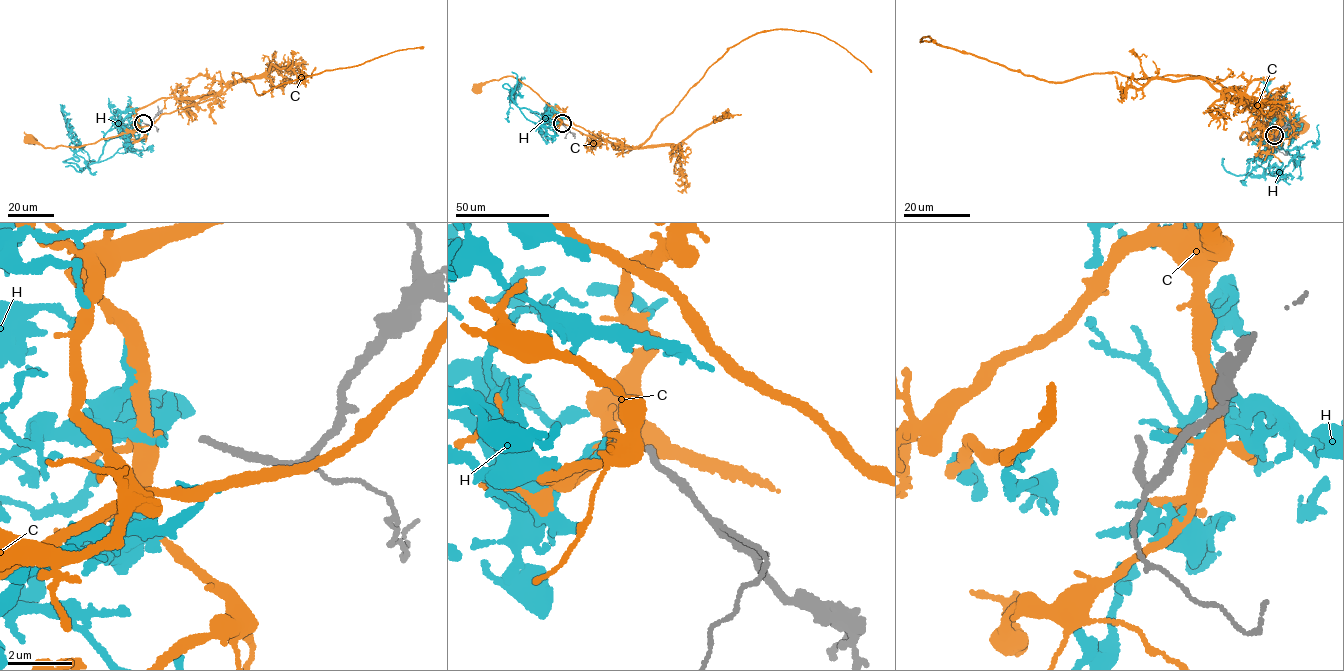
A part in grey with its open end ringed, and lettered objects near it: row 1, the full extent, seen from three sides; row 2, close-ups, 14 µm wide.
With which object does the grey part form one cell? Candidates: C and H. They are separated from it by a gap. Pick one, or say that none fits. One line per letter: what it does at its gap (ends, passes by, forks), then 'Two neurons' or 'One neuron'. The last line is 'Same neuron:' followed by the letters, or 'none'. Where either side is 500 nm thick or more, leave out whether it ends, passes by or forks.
C: It ends there. Two neurons
H: It ends there. Two neurons
Same neuron: none

